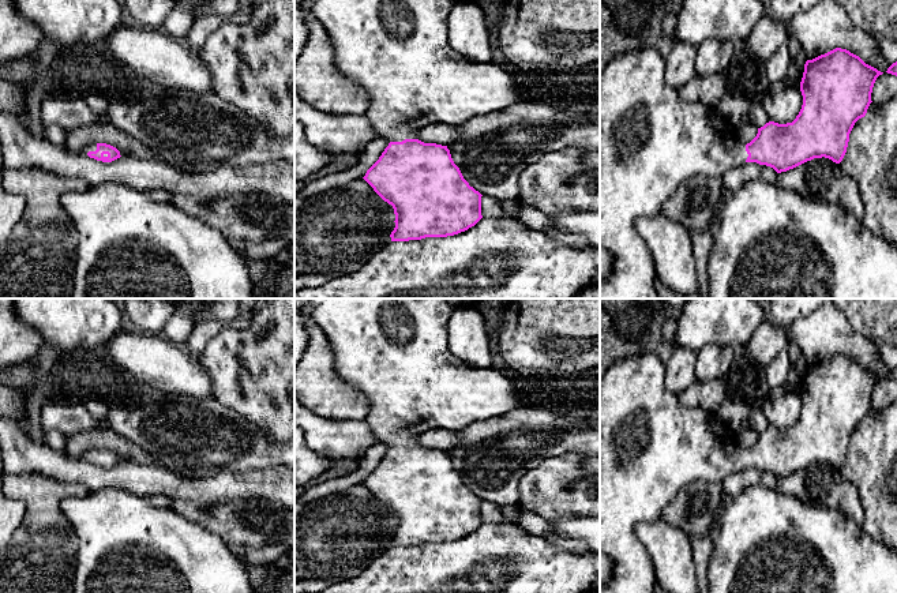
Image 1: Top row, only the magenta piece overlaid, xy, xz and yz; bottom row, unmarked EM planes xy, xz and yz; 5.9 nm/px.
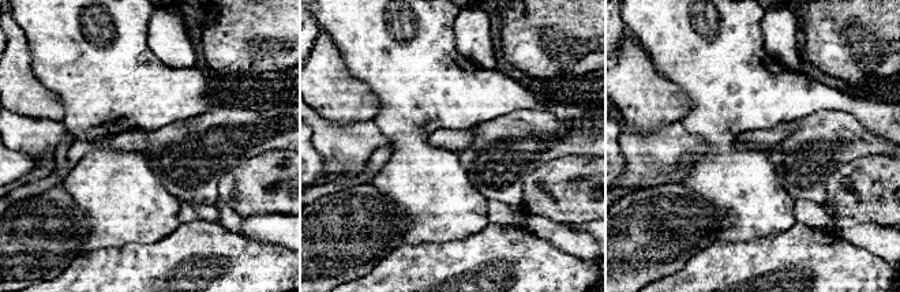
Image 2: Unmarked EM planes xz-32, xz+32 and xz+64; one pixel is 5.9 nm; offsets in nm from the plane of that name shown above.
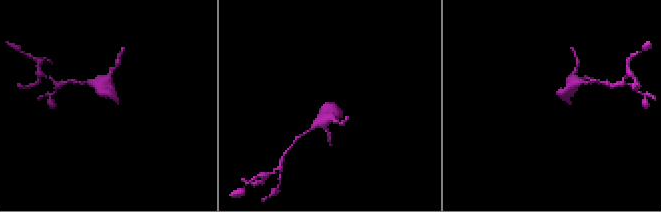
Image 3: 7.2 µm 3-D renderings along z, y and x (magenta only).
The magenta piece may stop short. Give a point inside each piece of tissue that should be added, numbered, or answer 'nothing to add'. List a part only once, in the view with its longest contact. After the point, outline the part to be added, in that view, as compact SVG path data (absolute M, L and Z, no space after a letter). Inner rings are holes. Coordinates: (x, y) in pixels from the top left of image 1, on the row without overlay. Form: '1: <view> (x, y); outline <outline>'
1: xz (396, 351); outline M311 299L308 304L309 318L324 333L335 360L338 375L350 386L359 389L368 402L368 416L365 423L374 435L389 447L402 447L405 444L417 444L419 438L431 429L459 431L474 421L495 417L519 406L526 406L525 401L513 389L510 380L500 369L473 368L455 356L448 348L448 320L455 307L444 299Z

